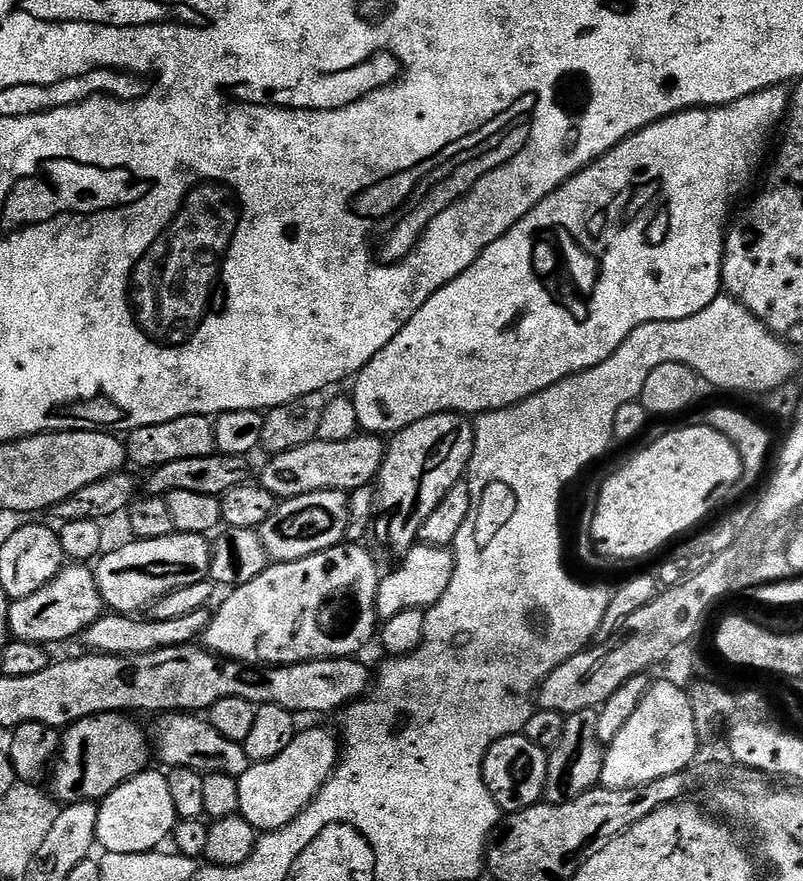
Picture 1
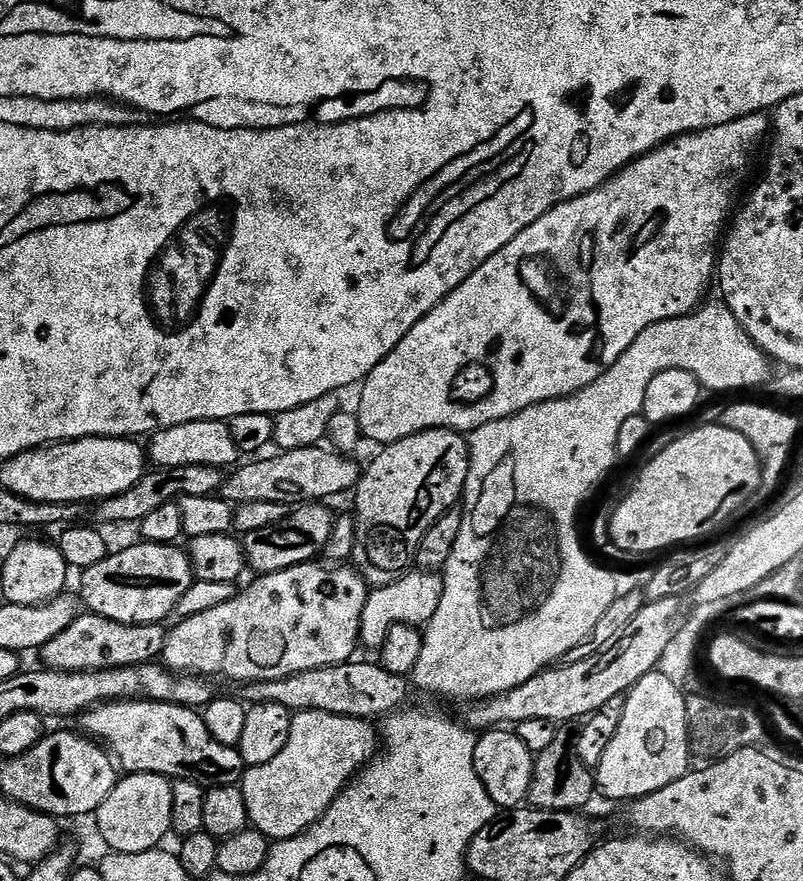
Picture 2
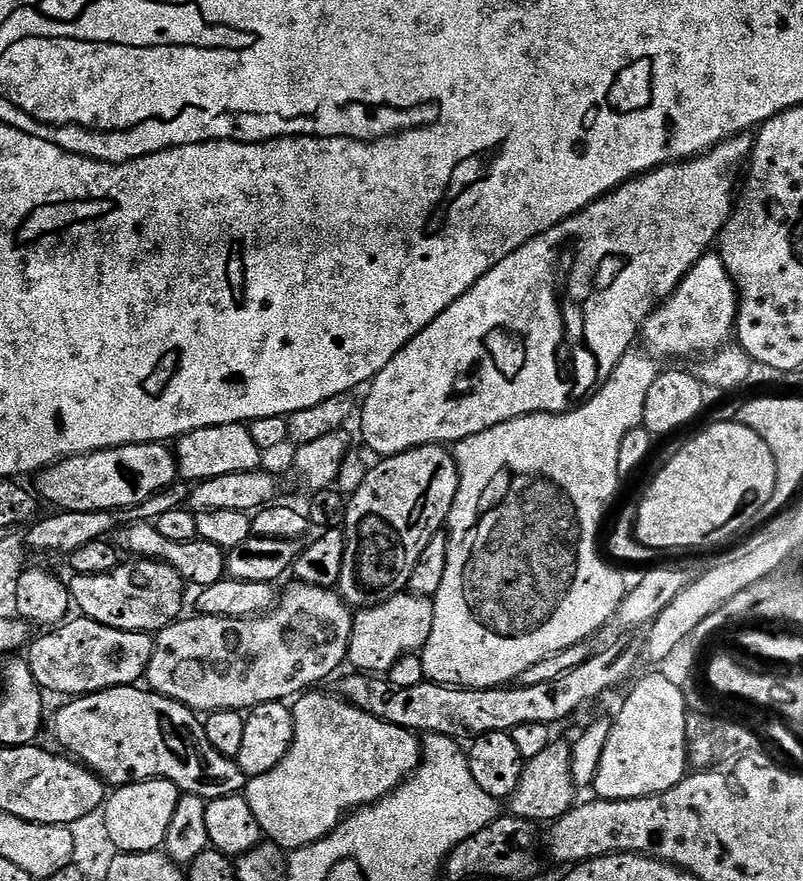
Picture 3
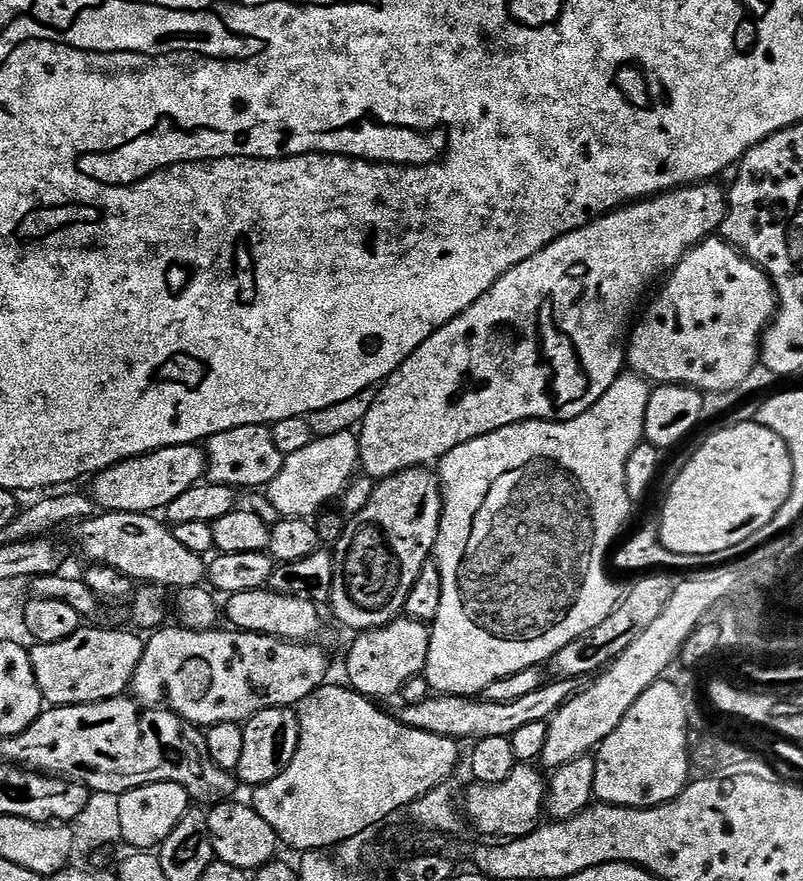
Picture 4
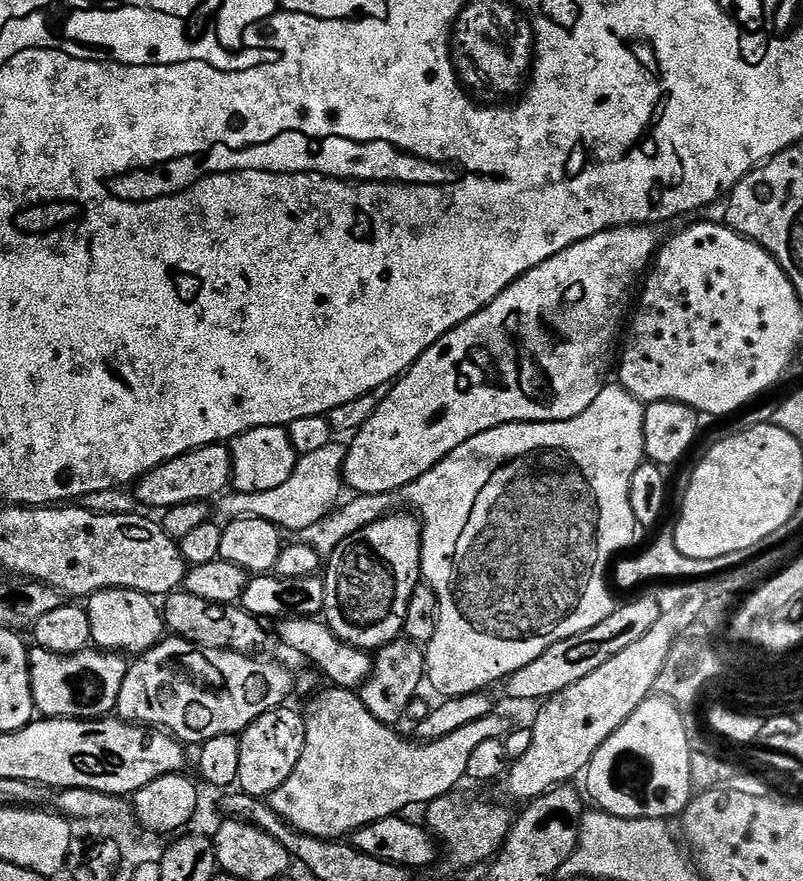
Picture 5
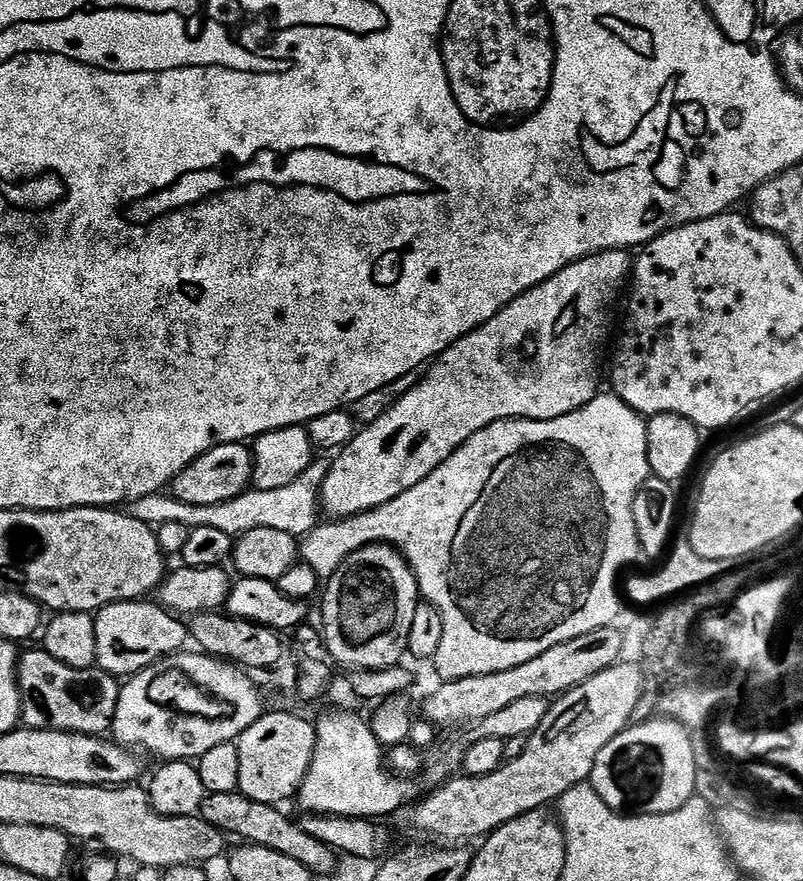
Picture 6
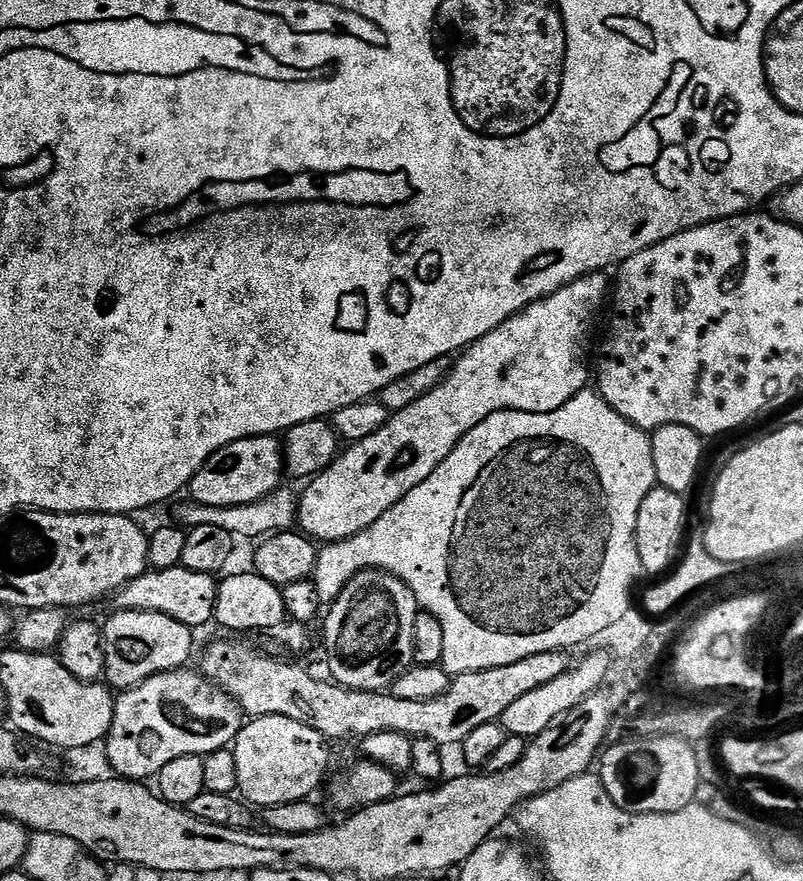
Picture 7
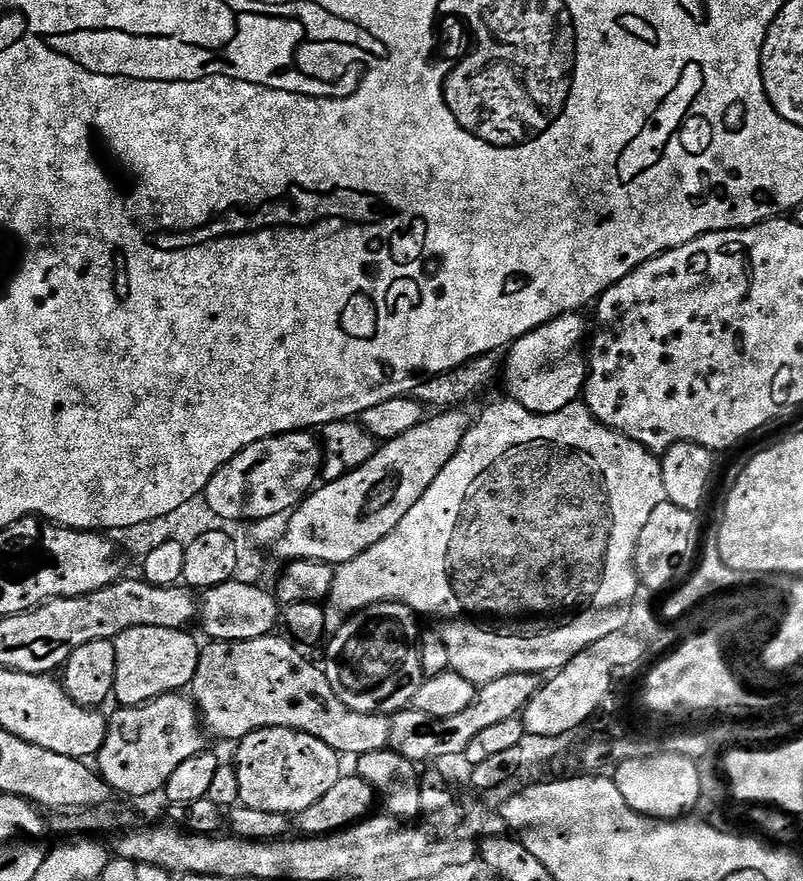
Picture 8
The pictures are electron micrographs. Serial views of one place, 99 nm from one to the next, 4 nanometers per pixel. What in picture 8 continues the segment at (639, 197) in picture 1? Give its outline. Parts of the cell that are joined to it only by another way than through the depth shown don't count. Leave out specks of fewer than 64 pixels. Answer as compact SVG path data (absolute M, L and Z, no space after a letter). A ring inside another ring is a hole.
M567 312L557 320L551 320L543 324L541 328L518 338L507 349L506 359L502 364L502 384L511 399L516 400L526 410L537 412L545 416L561 412L566 406L577 403L584 391L584 381L588 378L588 365L586 363L586 336L584 340L583 315L575 312ZM444 410L429 415L414 430L406 430L393 440L385 440L376 453L358 470L342 478L321 483L295 507L286 534L274 545L280 562L317 560L322 550L328 552L328 564L350 562L370 550L410 514L410 506L430 490L430 482L442 474L446 462L454 458L470 427L470 416L464 410ZM372 532L374 535L372 536Z

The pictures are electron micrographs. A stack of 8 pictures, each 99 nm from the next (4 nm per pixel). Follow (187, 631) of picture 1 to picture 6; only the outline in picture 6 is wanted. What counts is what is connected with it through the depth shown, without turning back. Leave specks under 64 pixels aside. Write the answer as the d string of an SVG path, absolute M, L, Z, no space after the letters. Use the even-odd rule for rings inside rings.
M37 650L19 657L16 684L20 688L20 718L25 728L47 728L100 736L112 727L121 681L98 666L71 668L49 652Z

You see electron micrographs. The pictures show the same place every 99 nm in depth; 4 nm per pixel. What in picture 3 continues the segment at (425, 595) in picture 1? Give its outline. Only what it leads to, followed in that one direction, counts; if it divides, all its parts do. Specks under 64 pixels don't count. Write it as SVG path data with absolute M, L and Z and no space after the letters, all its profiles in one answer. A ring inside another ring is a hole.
M407 590L402 591L378 606L361 609L353 615L347 663L353 664L356 667L353 669L360 674L387 674L404 656L419 653L426 646L430 638L430 630L434 630L432 600L427 596L414 596Z

